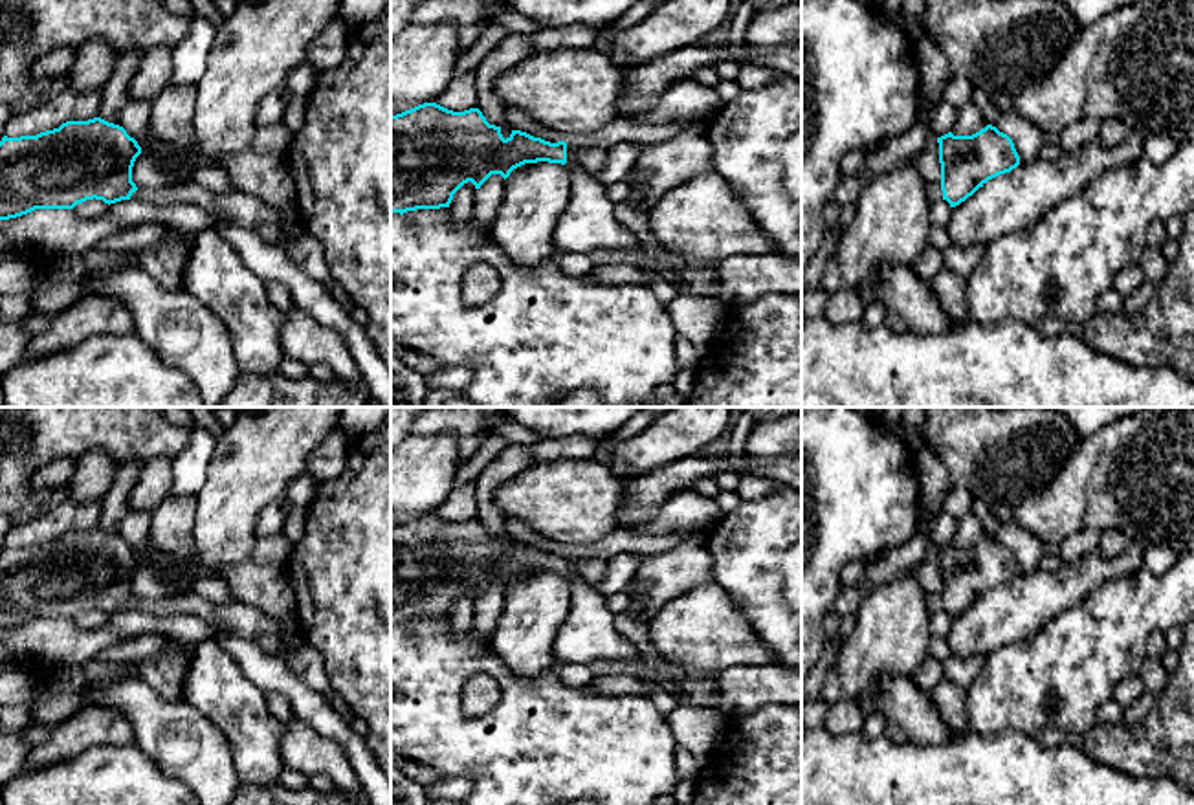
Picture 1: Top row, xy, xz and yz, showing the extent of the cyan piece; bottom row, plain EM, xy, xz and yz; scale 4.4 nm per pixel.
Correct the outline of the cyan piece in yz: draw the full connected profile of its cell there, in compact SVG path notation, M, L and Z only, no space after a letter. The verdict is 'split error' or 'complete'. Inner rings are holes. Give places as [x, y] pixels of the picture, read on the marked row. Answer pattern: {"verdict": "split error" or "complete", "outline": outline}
{"verdict": "complete", "outline": "M987 125L972 136L937 138L943 200L950 207L972 196L989 180L1011 172L1020 165L1012 139Z"}

